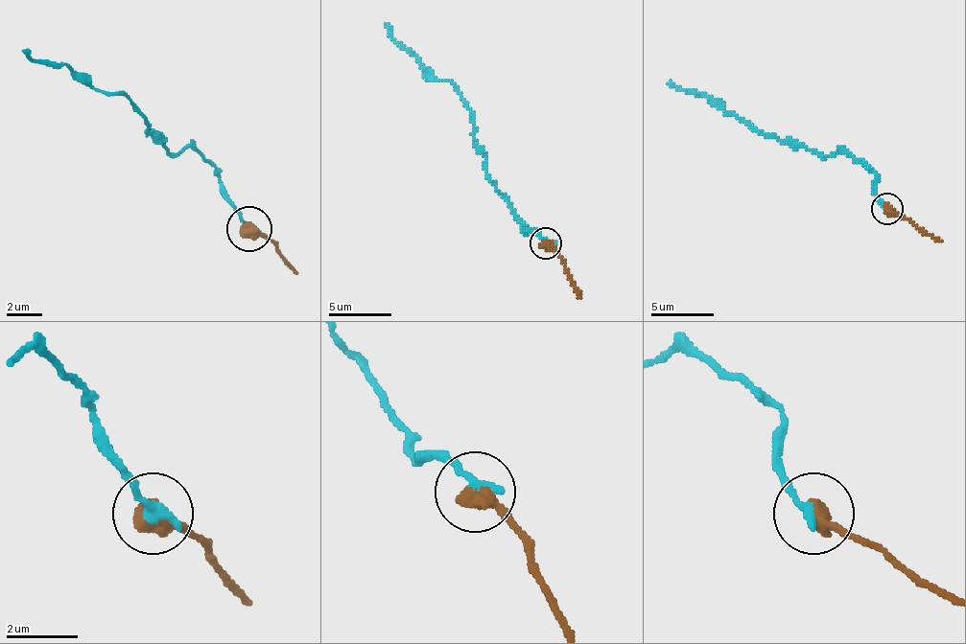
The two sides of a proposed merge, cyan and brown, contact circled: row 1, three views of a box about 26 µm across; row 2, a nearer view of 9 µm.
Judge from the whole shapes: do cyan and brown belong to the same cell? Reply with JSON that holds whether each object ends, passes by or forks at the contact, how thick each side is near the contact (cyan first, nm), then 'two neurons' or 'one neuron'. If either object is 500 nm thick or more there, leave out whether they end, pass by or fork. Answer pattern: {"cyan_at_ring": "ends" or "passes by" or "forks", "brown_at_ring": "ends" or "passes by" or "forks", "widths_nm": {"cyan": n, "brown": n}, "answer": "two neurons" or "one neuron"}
{"widths_nm": {"cyan": 360, "brown": 600}, "answer": "two neurons"}

